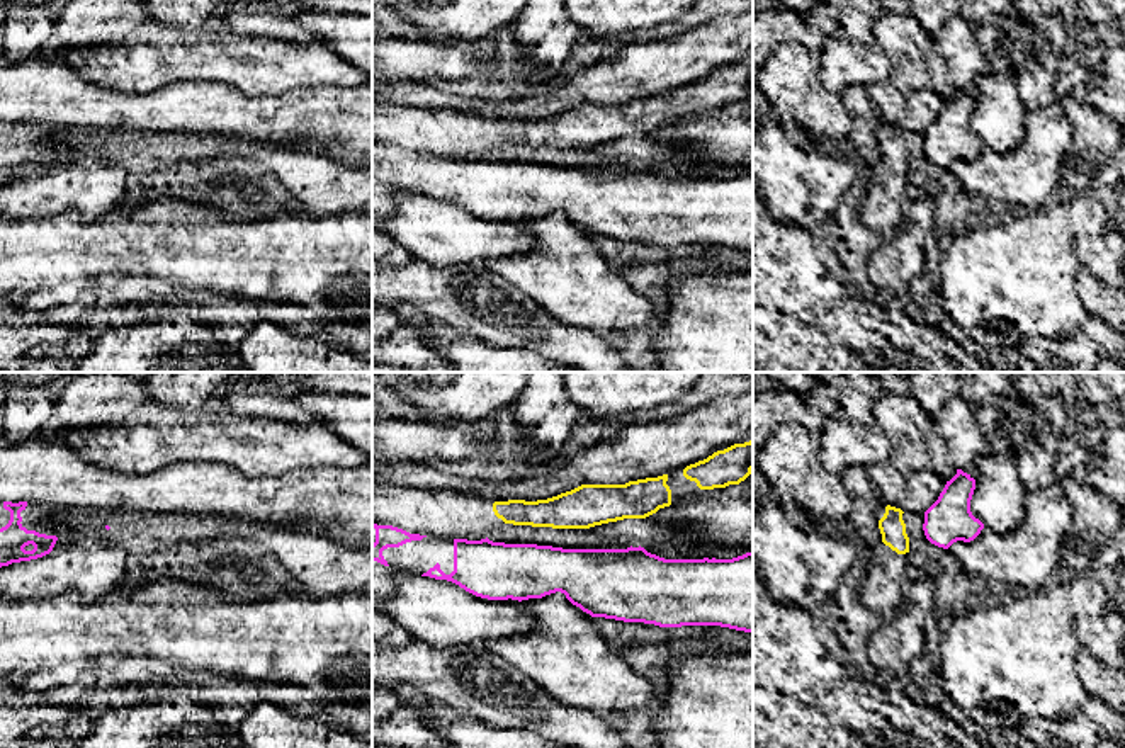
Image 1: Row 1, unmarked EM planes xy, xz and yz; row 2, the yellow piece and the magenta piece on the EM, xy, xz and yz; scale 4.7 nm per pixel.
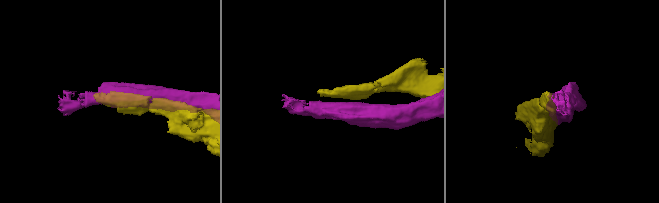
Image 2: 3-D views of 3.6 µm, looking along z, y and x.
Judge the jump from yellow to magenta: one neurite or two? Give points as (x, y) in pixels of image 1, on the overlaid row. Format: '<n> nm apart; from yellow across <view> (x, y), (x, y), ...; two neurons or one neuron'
80 nm apart; from yellow across yz (908, 538), (925, 534); two neurons

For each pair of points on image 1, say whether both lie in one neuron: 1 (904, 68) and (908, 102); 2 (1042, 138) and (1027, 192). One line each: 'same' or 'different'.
1: different
2: same

